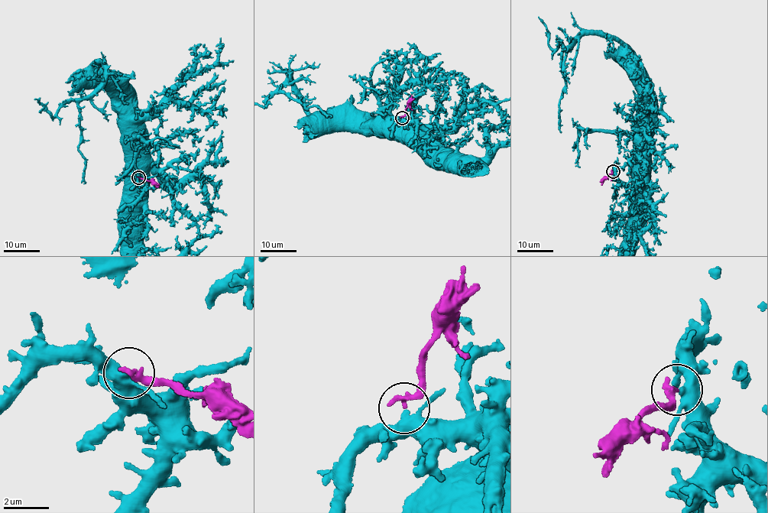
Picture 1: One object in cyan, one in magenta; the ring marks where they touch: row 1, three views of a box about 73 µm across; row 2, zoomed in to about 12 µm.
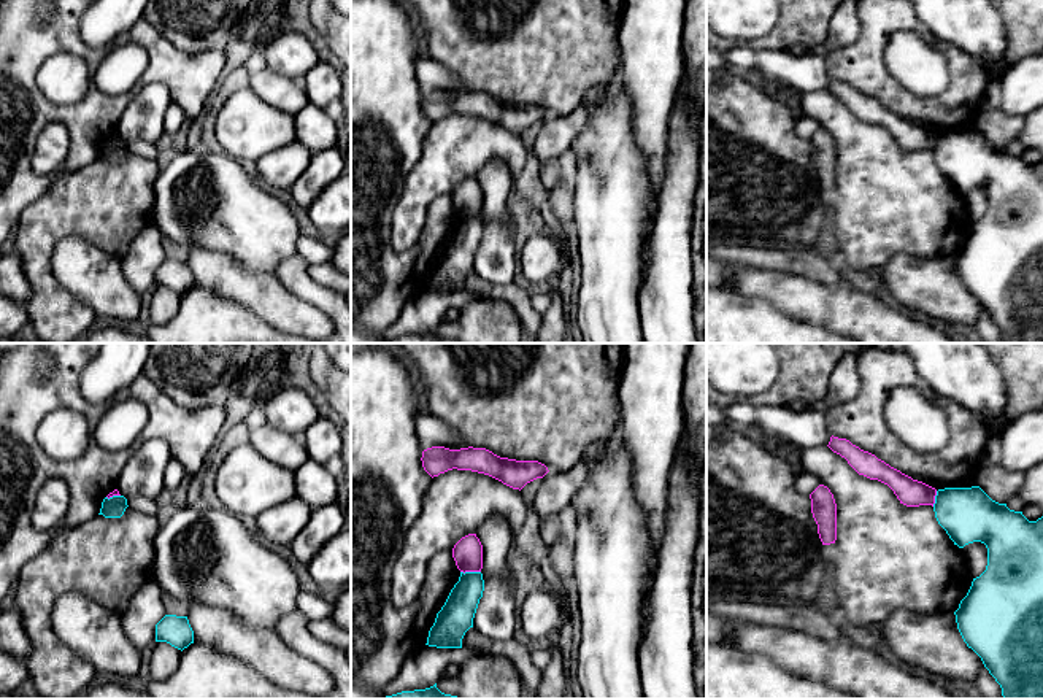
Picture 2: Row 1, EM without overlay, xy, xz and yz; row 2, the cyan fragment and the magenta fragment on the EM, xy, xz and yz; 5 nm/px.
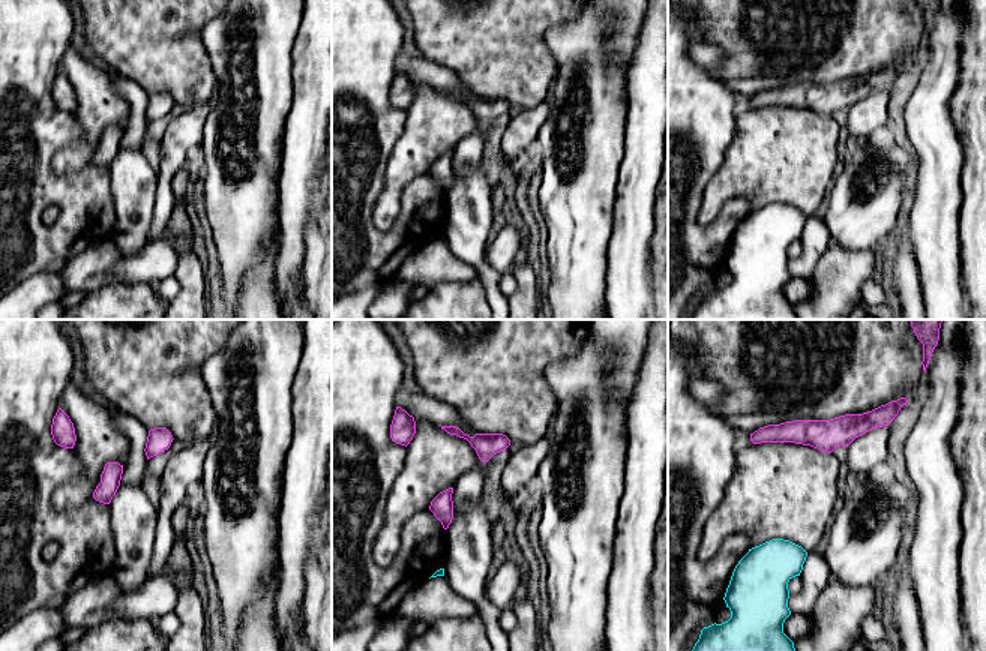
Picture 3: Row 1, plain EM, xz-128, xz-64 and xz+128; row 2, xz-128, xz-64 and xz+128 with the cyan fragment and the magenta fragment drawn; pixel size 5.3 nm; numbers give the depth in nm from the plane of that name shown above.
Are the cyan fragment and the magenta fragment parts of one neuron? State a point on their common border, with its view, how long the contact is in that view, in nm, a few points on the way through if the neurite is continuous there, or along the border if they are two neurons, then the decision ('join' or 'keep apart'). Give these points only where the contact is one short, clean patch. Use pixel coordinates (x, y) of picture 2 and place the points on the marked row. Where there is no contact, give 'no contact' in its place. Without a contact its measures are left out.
meets cyan in xz at (470, 572); contact 100 nm long; border along xz (461, 571), (480, 572); keep apart

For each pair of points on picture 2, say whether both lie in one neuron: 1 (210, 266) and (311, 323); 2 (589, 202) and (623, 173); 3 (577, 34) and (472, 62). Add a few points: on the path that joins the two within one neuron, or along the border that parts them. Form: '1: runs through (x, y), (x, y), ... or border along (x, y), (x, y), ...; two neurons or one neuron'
1: runs through (235, 281), (243, 288), (261, 293), (286, 313); one neuron
2: runs through (597, 199), (615, 181); one neuron
3: runs through (551, 34), (519, 34), (511, 42), (497, 45); one neuron

